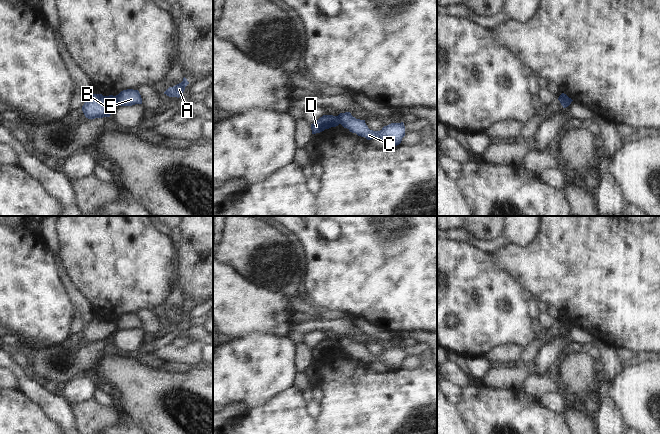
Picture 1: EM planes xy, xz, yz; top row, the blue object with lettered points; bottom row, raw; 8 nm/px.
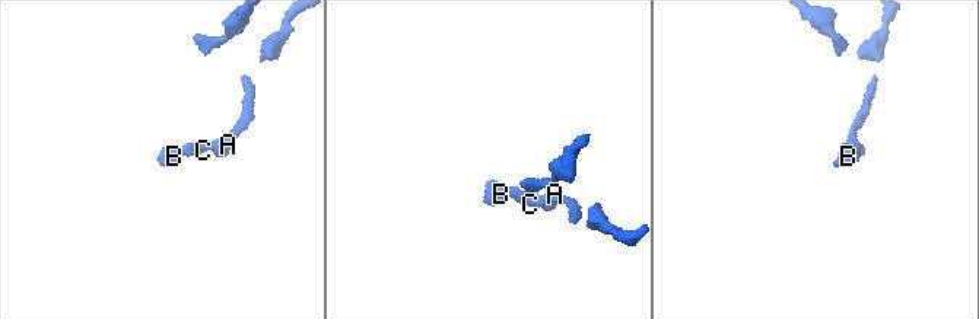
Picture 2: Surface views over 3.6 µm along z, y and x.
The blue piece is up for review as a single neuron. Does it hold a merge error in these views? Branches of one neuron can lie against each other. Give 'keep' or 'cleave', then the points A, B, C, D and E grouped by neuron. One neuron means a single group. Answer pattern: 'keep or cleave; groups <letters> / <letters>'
cleave; groups A C E / B D

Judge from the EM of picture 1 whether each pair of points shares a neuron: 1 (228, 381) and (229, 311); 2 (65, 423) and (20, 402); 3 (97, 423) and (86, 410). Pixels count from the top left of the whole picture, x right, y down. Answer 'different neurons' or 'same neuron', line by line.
1: different neurons
2: different neurons
3: same neuron

